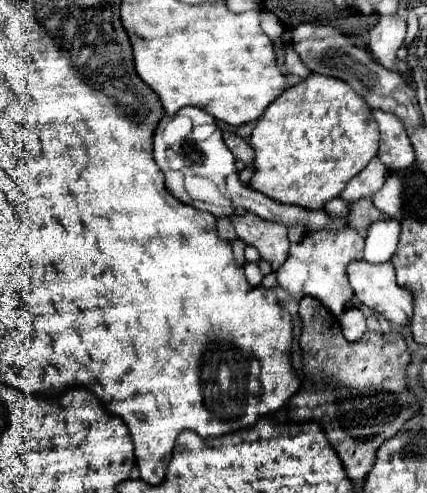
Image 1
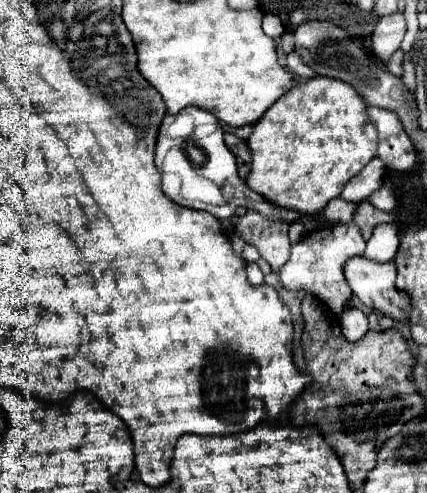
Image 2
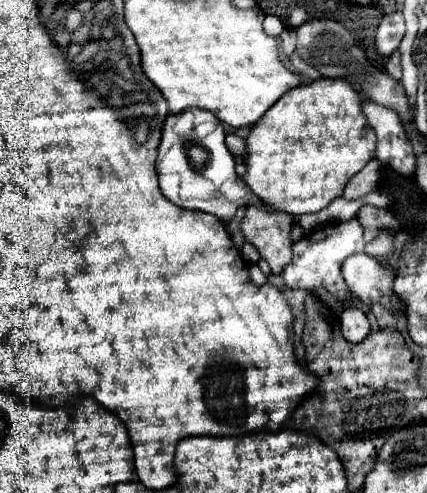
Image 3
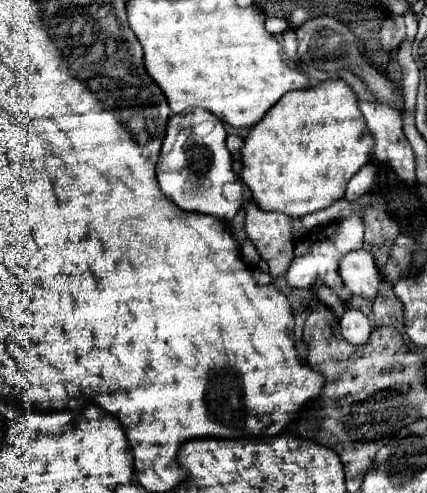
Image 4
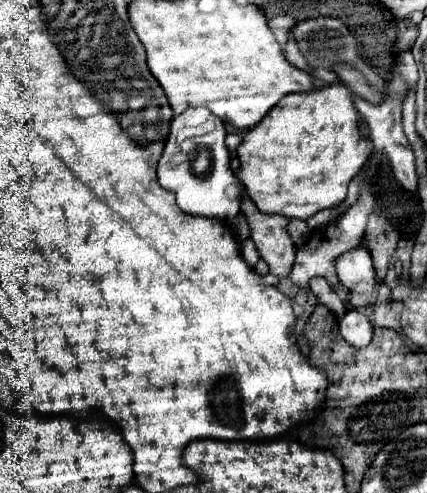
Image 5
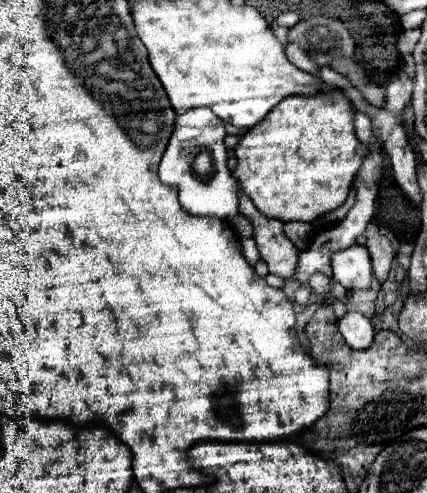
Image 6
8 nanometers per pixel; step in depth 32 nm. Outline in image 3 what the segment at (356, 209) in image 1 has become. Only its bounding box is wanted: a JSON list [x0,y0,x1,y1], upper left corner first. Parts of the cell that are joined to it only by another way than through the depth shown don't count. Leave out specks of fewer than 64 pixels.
[356,206,400,240]

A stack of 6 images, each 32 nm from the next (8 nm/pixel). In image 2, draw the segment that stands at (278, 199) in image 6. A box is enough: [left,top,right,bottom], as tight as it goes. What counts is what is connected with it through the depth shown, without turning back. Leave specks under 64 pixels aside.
[246,76,378,214]

